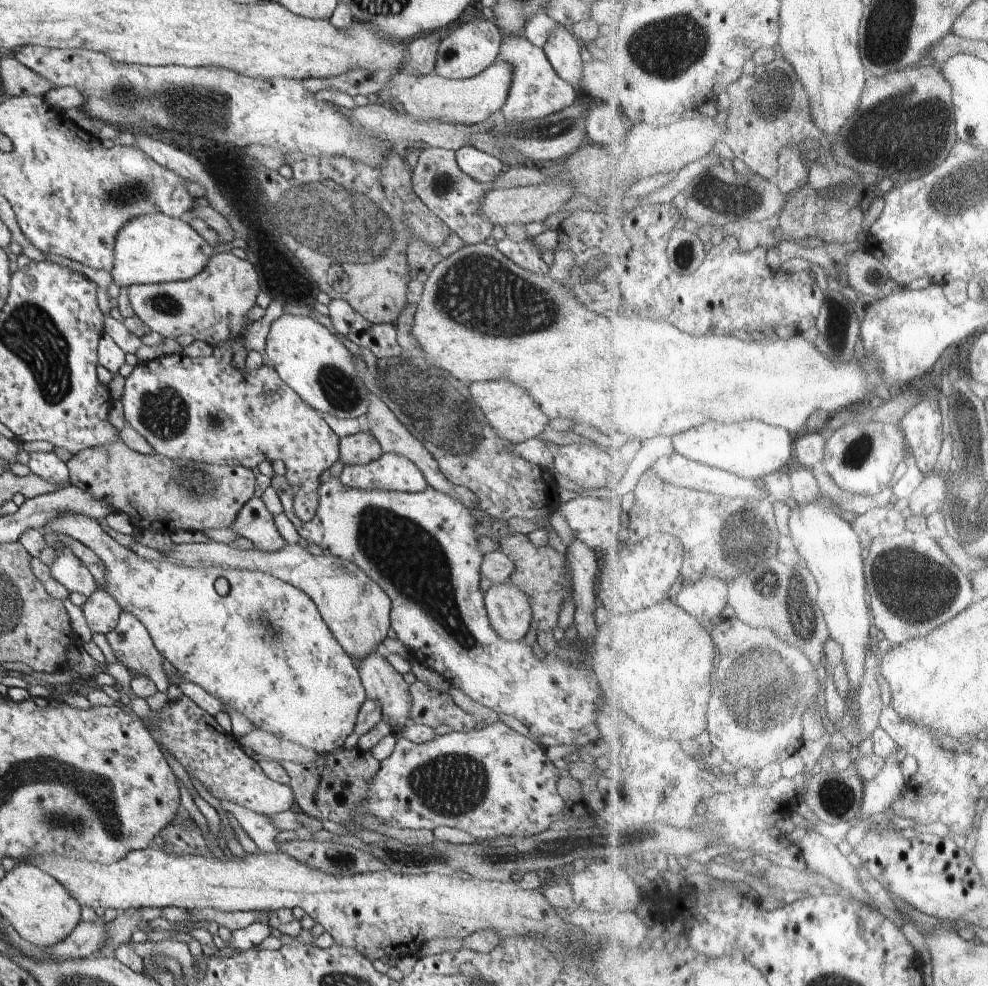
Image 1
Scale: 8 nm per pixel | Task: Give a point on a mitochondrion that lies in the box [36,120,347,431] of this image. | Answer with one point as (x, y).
(121, 197)

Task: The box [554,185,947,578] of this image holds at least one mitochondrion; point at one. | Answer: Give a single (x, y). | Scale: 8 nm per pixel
(738, 539)

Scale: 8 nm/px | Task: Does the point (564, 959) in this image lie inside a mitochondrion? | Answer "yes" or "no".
yes

